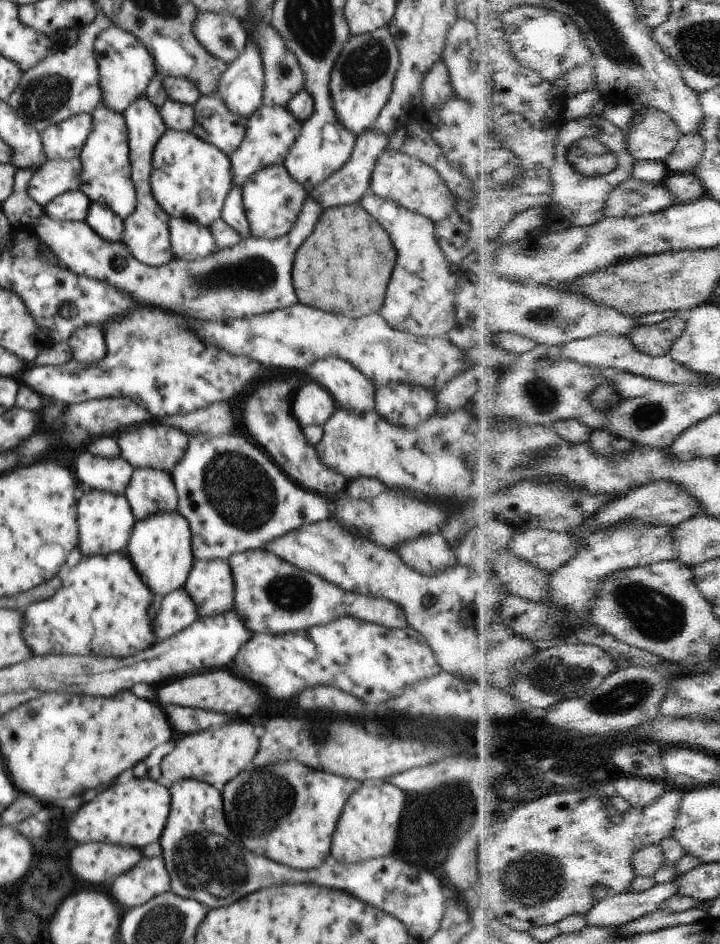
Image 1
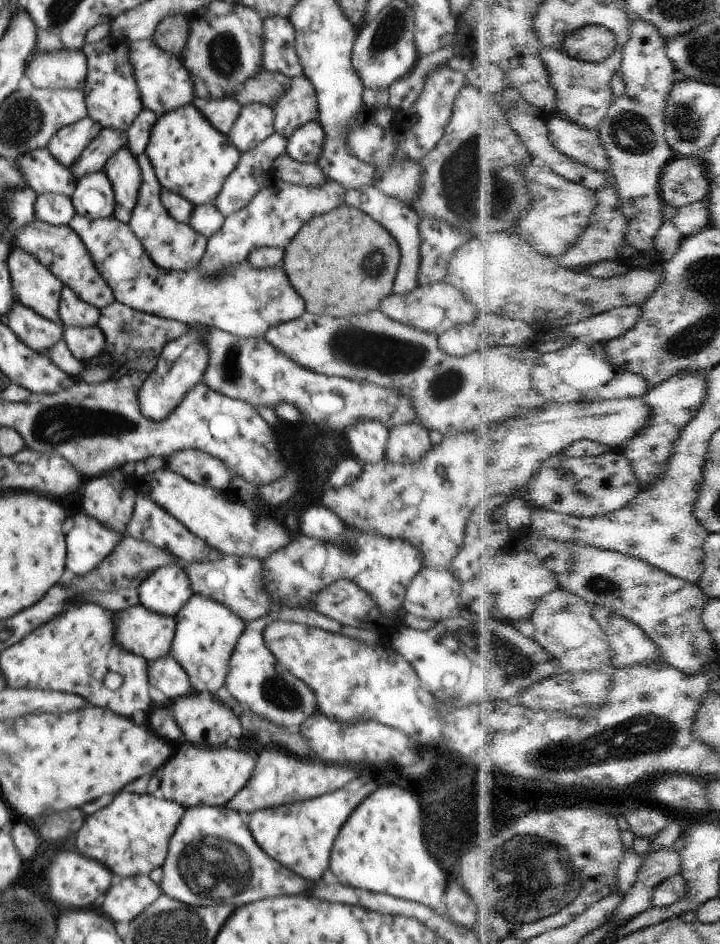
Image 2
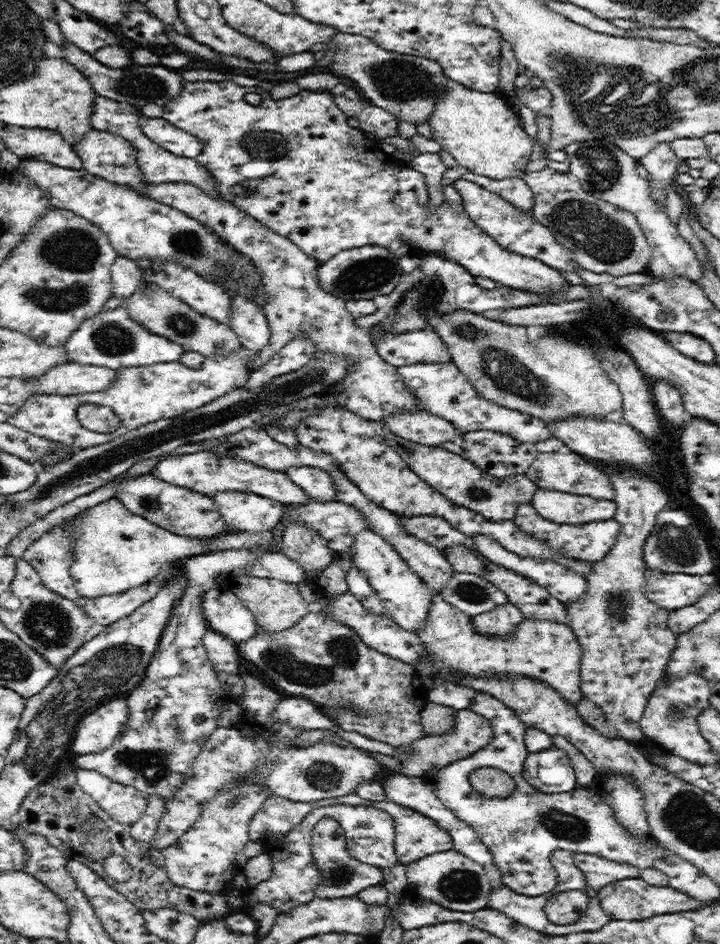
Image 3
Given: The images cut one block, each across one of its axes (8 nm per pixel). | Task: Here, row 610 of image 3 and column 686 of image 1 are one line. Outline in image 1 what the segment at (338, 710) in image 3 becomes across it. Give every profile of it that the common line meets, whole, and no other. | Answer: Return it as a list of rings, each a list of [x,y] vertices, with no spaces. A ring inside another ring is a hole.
[[[693,310],[682,311],[682,314],[672,316],[672,318],[663,320],[661,323],[638,326],[626,336],[629,336],[633,345],[644,354],[653,357],[667,357],[673,351],[673,346],[684,336],[686,329],[689,327]]]

